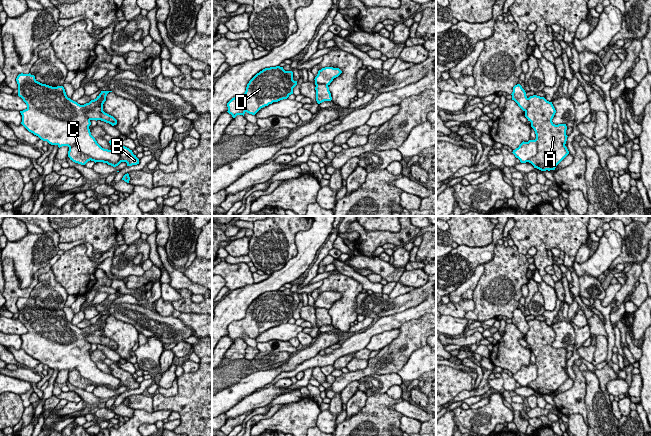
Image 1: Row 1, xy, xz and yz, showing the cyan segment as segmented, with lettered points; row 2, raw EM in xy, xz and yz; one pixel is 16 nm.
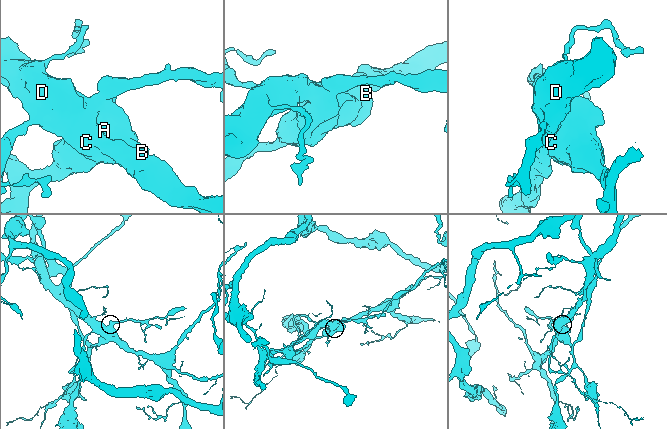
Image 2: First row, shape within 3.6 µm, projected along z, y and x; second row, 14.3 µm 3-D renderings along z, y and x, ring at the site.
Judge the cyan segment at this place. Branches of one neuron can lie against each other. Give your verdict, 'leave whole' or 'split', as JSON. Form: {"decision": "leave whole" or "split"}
{"decision": "leave whole"}

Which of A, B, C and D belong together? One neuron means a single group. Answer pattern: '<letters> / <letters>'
A B C D

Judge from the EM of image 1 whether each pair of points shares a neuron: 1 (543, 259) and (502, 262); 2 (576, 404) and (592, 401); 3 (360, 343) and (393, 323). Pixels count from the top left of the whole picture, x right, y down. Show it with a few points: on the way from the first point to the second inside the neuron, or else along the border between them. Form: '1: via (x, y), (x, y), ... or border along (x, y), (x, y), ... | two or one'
1: border along (514, 245), (524, 255) | two
2: border along (584, 379), (588, 425) | two
3: via (368, 335), (385, 323) | one

